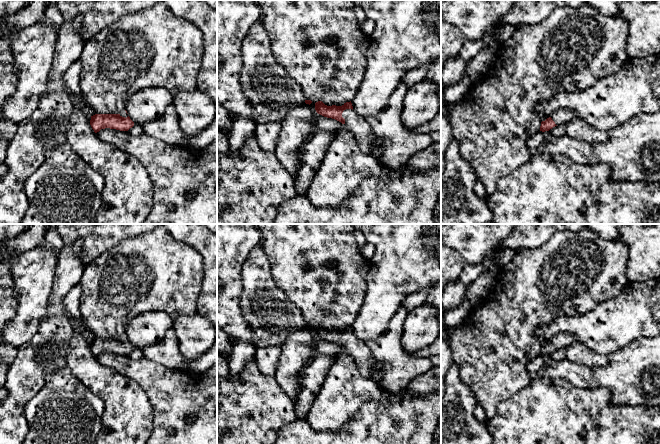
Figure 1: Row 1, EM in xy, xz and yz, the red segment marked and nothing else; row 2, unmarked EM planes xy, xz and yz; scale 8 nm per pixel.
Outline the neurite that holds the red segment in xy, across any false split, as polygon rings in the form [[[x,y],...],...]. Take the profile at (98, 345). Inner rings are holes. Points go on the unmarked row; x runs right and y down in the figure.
[[[125,334],[120,338],[95,338],[91,340],[90,349],[95,357],[105,352],[128,355],[134,350],[134,346]]]

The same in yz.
[[[559,333],[551,341],[541,346],[540,355],[549,355],[553,351],[566,348],[575,342],[571,333]]]

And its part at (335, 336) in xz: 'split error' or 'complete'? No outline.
split error

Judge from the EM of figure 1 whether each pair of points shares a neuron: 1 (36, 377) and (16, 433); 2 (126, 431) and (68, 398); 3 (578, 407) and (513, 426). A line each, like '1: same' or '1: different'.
1: same
2: different
3: same

